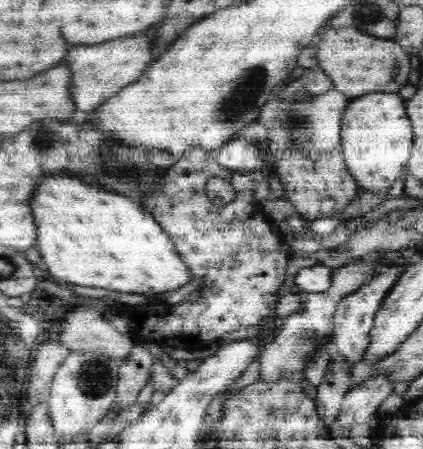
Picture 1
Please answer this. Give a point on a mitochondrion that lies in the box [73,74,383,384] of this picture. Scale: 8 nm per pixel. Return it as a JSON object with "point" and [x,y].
{"point":[109,162]}

